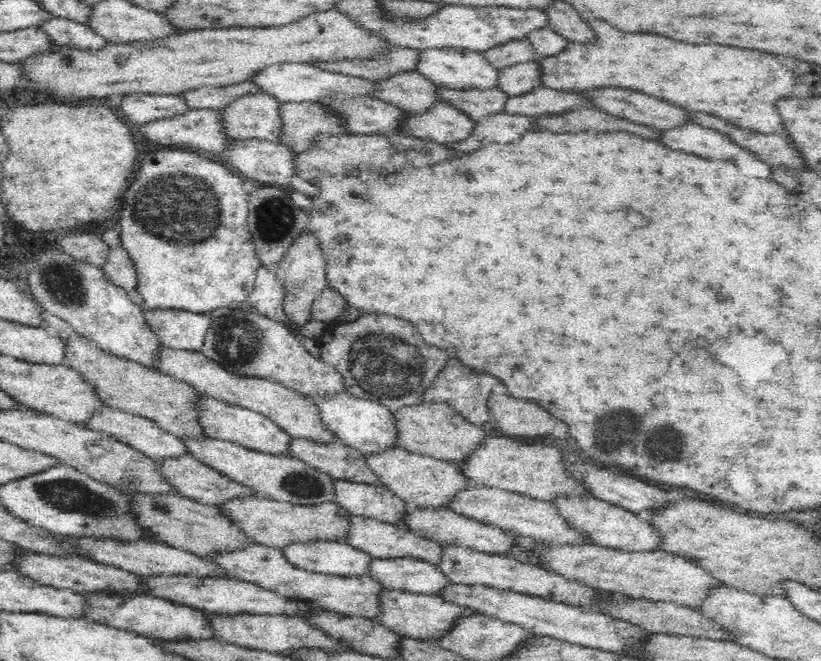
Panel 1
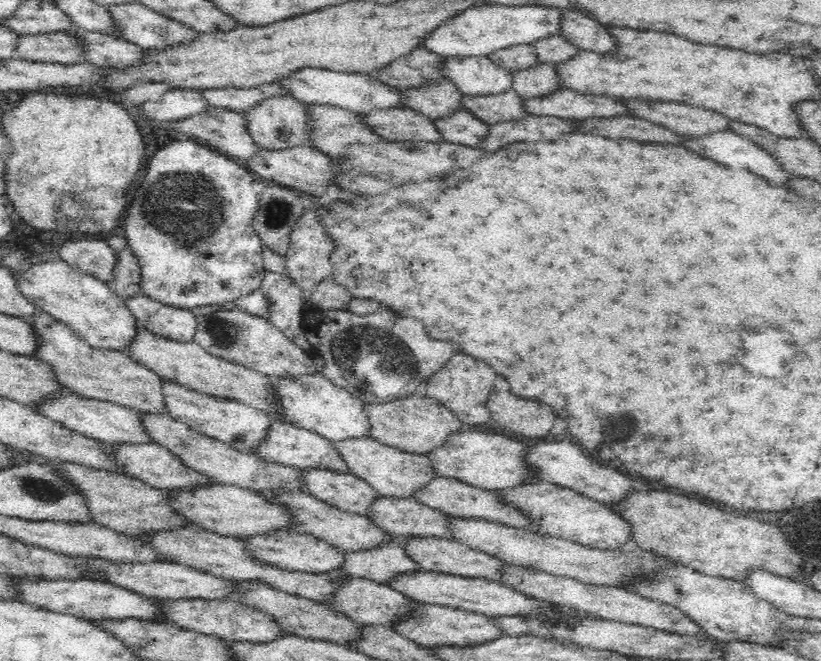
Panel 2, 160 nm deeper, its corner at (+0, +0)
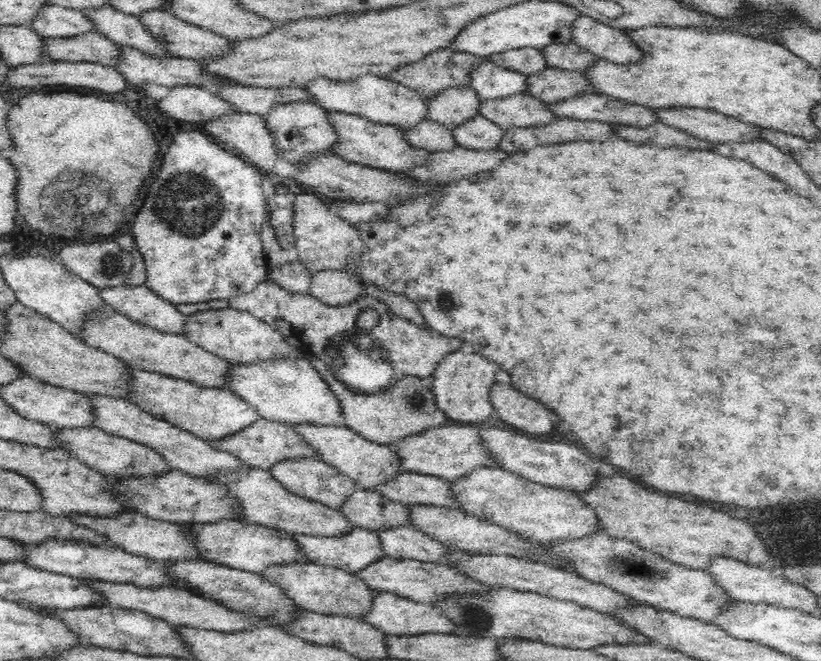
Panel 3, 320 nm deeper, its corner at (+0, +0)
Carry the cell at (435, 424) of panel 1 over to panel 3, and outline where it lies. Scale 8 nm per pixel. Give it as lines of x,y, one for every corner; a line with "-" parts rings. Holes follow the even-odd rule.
308,356
307,360
342,401
347,428
358,432
370,442
394,447
396,444
404,442
406,438
422,435
430,428
442,427
451,423
443,410
437,407
431,389
423,386
418,378
403,377
394,386
390,386
388,391
376,395
362,395
348,389
319,358

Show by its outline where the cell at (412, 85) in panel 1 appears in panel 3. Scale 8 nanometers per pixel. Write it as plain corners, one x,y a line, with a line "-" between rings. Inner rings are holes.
462,85
459,87
450,87
441,90
435,97
427,99
427,113
425,118
433,120
434,122
441,122
442,124
454,128
459,124
468,120
471,116
478,115
479,98
477,94
469,88
468,85

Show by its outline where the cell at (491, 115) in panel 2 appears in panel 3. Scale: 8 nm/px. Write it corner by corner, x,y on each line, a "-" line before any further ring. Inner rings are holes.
526,92
502,98
481,100
478,115
497,124
502,130
546,126
556,120
547,105

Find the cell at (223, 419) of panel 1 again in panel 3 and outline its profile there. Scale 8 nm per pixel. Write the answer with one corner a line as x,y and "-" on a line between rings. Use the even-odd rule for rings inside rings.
134,369
130,402
160,420
169,421
179,428
207,441
229,439
242,433
261,418
258,409
248,401
237,396
230,389
210,389
193,383

